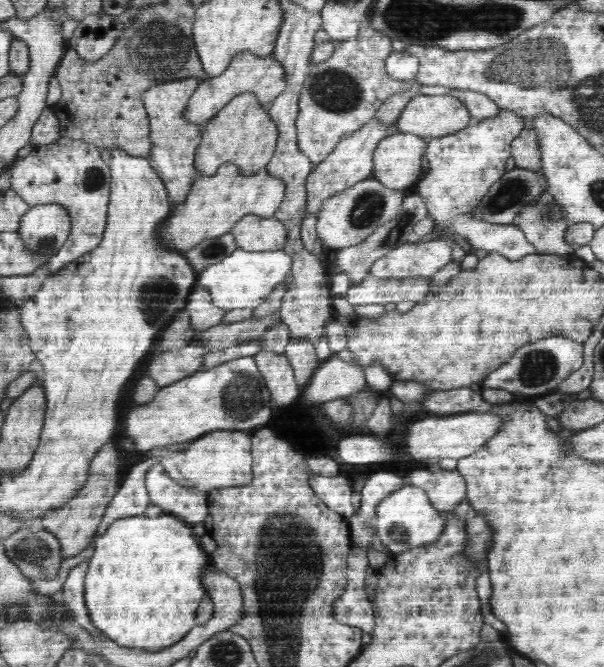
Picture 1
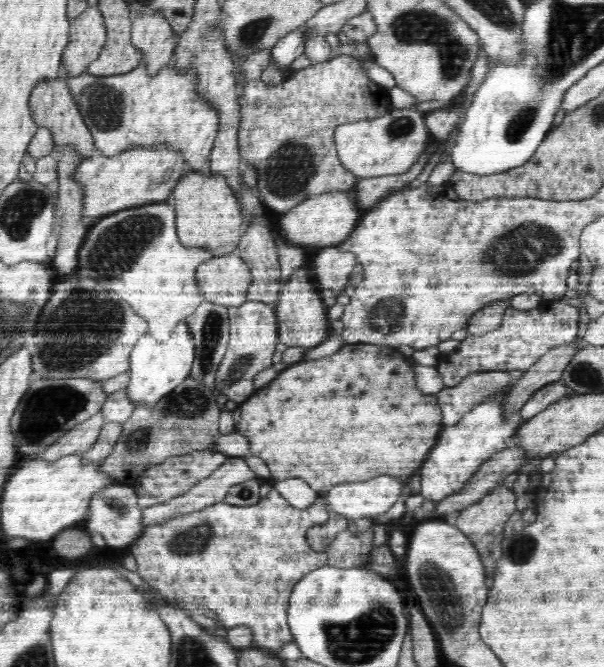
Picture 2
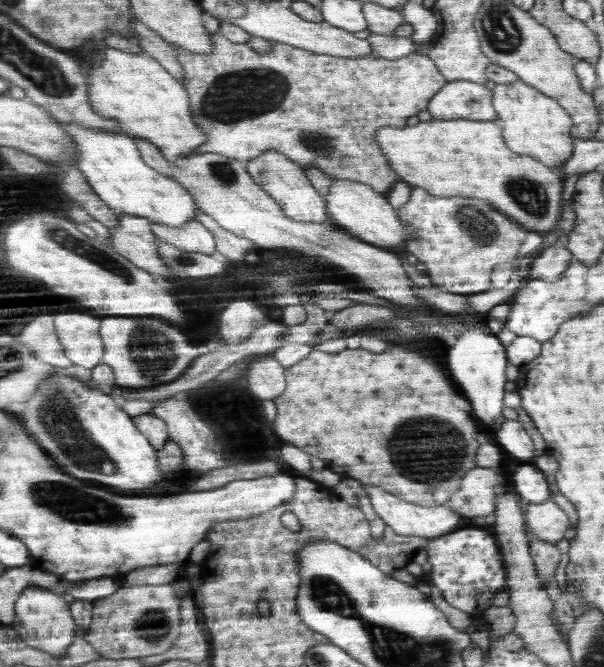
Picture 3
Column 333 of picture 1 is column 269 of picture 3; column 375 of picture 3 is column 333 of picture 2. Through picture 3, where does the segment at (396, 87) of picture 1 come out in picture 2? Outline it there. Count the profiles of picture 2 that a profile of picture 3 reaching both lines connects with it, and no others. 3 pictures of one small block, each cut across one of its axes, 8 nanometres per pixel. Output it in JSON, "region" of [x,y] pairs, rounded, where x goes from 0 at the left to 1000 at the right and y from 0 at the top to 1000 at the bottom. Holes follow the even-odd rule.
{"region":[[[563,82],[556,87],[545,88],[538,93],[520,94],[507,103],[497,103],[492,106],[477,108],[467,124],[460,129],[452,126],[440,126],[434,123],[432,117],[424,118],[421,123],[409,123],[396,138],[396,148],[399,154],[399,177],[394,195],[394,228],[404,244],[417,247],[424,252],[425,258],[425,280],[429,285],[429,295],[444,315],[455,316],[459,319],[472,319],[477,315],[485,313],[488,309],[503,303],[510,295],[526,294],[528,291],[538,289],[545,285],[576,285],[583,283],[593,273],[594,267],[583,256],[573,255],[566,247],[565,238],[558,231],[558,219],[553,214],[553,195],[563,189],[563,186],[573,186],[573,183],[589,183],[599,178],[621,178],[627,174],[642,171],[651,159],[644,150],[644,138],[641,132],[632,130],[629,126],[618,123],[611,115],[609,94],[598,94],[596,90],[583,87],[583,84]]]}

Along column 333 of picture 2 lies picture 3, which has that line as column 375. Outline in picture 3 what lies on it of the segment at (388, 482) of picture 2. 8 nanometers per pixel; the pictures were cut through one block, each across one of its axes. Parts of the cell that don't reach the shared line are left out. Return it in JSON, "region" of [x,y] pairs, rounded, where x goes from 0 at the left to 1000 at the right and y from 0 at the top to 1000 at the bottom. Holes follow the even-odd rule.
{"region":[[[599,724],[599,730],[613,744],[613,753],[623,771],[637,783],[637,787],[659,802],[715,808],[717,805],[735,805],[738,801],[752,799],[758,796],[758,792],[768,789],[768,780],[755,768],[748,768],[742,759],[728,757],[705,762],[692,759],[689,754],[672,753],[671,748],[649,741],[646,736],[632,735],[626,729]]]}

